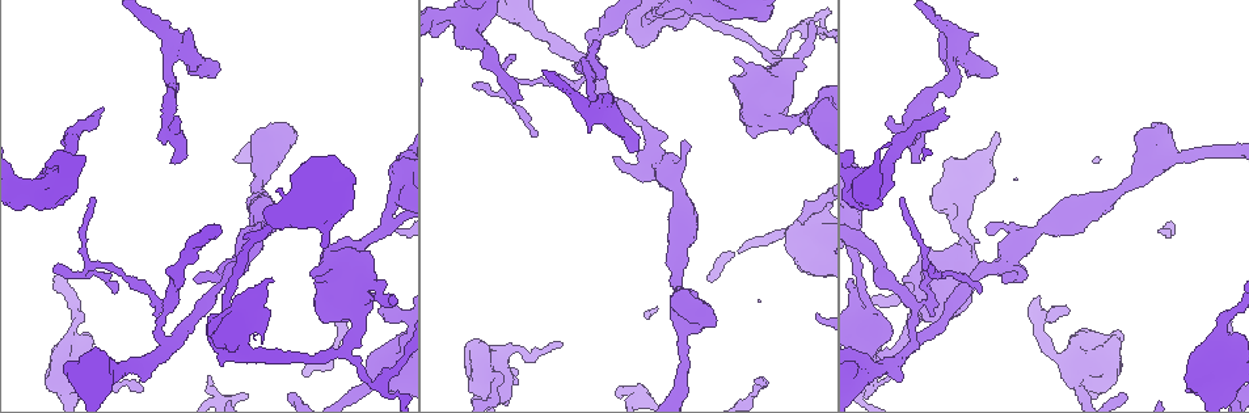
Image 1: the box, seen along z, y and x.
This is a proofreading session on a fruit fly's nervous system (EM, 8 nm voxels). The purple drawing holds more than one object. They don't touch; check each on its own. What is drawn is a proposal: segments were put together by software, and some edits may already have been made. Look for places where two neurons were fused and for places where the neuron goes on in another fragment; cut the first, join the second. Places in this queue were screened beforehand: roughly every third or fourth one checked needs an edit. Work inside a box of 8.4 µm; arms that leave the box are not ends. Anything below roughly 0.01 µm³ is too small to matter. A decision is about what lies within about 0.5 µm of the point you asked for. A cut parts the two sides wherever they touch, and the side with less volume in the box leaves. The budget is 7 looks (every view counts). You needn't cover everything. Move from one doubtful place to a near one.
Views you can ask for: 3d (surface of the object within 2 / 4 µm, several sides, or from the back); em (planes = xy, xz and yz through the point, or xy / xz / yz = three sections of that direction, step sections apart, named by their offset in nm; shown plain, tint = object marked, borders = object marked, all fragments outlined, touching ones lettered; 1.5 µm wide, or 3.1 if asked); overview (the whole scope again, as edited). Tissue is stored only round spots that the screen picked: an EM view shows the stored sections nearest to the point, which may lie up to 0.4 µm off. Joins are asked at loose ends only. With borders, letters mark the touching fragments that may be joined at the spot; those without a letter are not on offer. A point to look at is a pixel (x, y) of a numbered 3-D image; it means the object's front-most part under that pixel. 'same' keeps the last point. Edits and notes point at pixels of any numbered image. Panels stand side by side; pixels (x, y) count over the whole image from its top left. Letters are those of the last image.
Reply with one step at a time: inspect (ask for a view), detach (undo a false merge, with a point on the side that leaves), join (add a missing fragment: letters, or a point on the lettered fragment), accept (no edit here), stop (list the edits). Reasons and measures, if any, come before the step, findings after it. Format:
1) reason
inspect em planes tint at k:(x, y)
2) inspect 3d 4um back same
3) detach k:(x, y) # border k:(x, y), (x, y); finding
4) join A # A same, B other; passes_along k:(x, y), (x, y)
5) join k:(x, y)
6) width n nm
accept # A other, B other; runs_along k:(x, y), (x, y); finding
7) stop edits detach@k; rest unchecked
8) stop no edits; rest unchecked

branch stops here
inspect 3d 4um at 1:(102, 109)

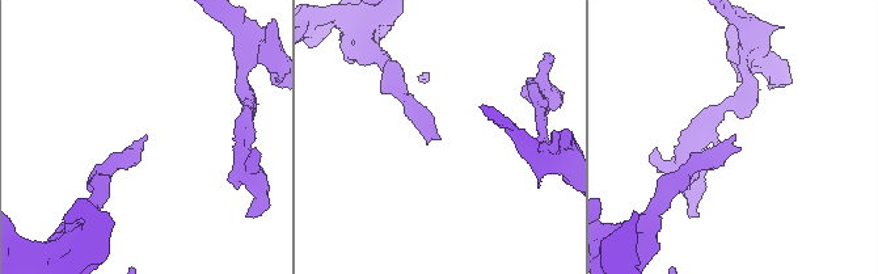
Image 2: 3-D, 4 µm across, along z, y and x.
shape alone is not enough
inspect em yz step 4 borders at 2:(733, 139)

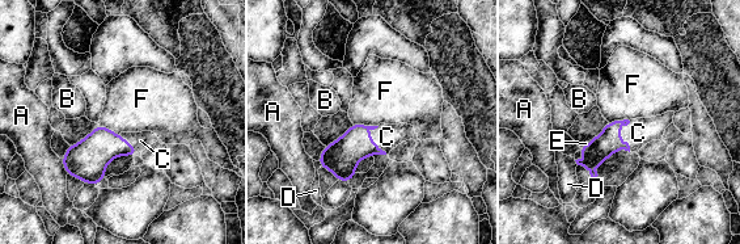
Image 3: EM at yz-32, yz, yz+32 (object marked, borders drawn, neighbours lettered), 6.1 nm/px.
inspect em xz step 8 borders same

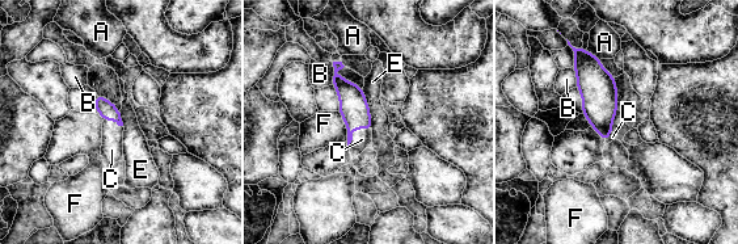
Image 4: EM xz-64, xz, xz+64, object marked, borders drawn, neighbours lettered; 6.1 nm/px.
longest_contact E 260 nm
join C # A other, B other, C same, E other, F other; passes_along 4:(354, 109), (355, 129), (362, 139); it goes on there

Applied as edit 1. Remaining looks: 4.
arms part here
inspect 3d 2um back at 1:(911, 349)

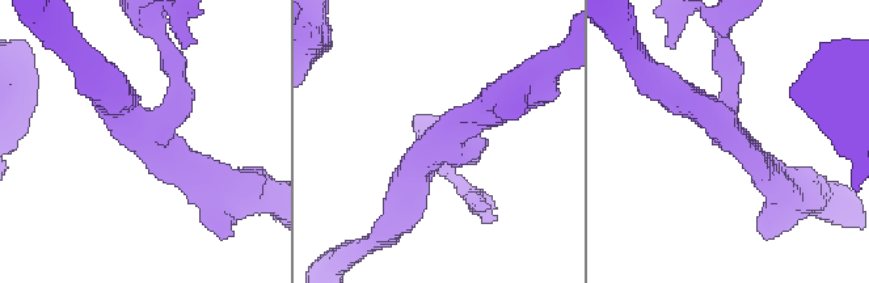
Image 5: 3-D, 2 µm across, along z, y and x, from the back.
arms 3; arm_widths 180, 220, 240 nm
inspect em xz step 8 tint at 5:(150, 135)

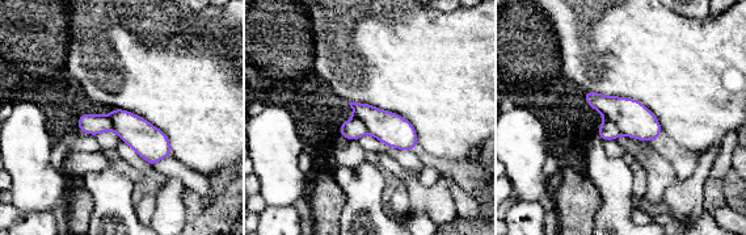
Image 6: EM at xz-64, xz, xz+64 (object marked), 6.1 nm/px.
inspect em xy step 8 borders same

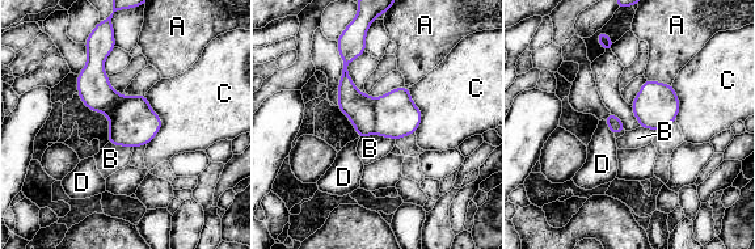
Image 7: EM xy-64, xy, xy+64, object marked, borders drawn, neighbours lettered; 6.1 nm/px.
detach 7:(358, 108) # A other, B other, C other, D other; a second neuron is stuck on

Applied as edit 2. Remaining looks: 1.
stop edits join@4, detach@7; rest unchecked

